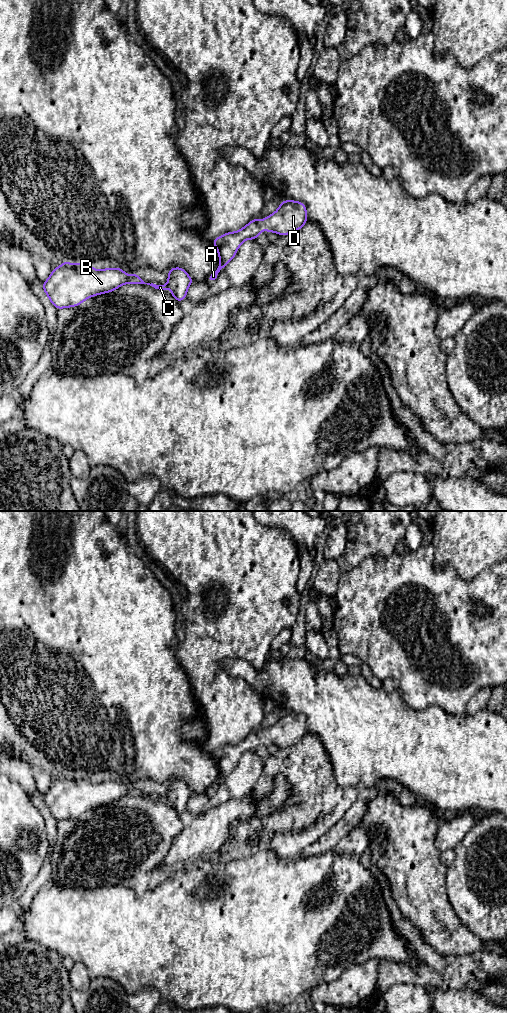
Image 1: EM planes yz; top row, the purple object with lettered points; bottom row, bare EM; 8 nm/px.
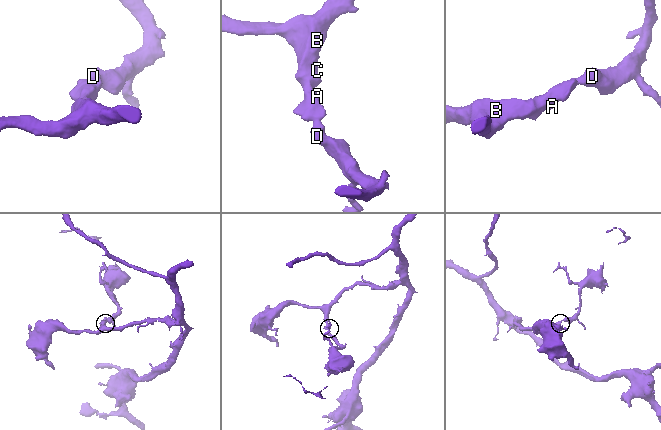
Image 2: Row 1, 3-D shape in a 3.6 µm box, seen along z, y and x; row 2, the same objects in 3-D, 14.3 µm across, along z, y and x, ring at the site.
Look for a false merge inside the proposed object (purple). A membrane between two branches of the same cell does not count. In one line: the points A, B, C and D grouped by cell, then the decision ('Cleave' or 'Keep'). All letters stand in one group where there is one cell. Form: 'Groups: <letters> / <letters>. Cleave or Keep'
Groups: A B C D. Keep

